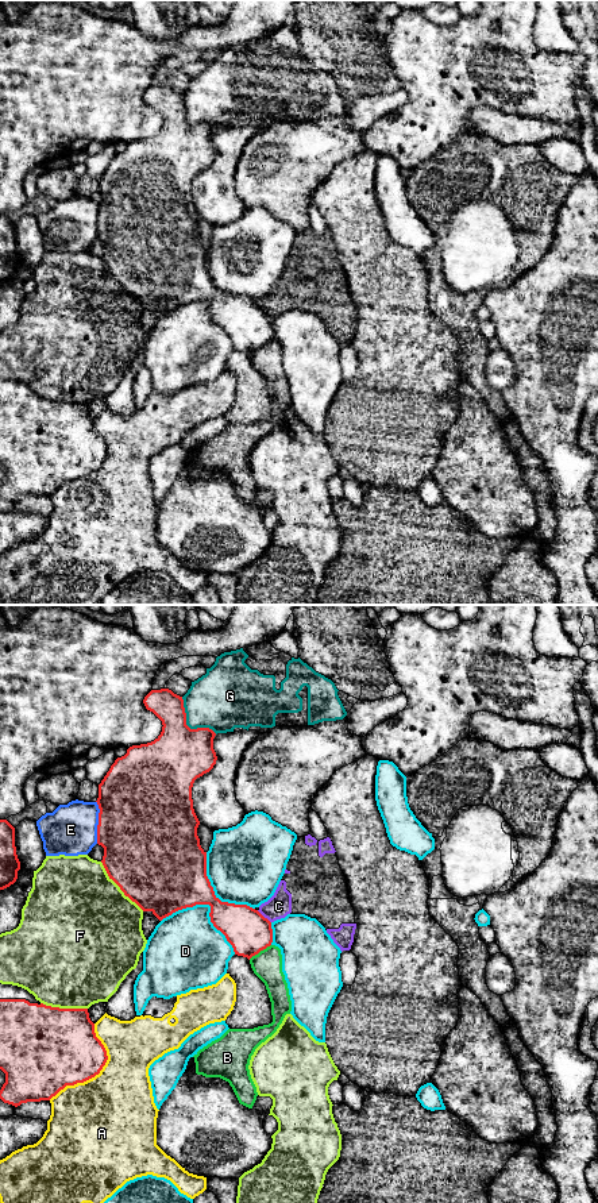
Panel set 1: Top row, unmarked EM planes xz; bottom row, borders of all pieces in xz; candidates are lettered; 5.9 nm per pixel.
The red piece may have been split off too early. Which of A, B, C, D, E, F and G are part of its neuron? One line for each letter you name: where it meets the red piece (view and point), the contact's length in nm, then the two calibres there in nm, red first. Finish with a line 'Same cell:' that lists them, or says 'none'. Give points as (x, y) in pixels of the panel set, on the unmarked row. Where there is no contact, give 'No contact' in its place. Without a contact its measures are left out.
Same cell: none

